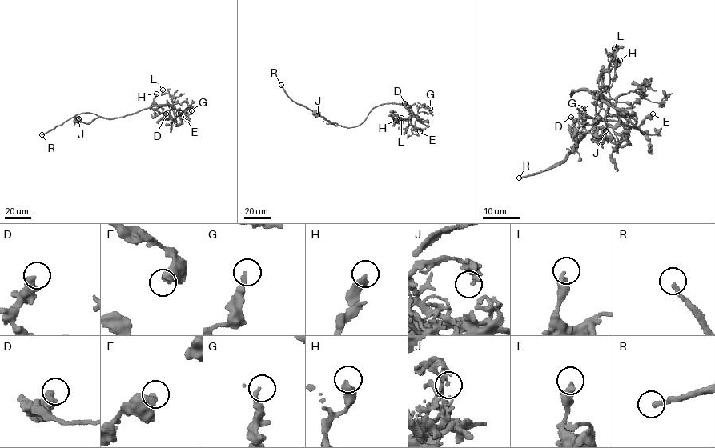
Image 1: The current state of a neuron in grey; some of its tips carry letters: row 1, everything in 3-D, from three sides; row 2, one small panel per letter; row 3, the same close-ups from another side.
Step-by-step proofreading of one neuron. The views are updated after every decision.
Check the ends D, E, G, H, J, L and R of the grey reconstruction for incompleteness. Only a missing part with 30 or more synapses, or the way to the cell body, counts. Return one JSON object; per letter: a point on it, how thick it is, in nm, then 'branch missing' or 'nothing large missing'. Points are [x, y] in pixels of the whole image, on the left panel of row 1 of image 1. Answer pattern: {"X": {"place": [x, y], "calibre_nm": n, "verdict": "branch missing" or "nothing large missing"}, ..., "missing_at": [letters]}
{"D": {"place": [166, 114], "calibre_nm": 460, "verdict": "nothing large missing"}, "E": {"place": [180, 113], "calibre_nm": 320, "verdict": "nothing large missing"}, "G": {"place": [191, 110], "calibre_nm": 240, "verdict": "nothing large missing"}, "H": {"place": [156, 94], "calibre_nm": 440, "verdict": "nothing large missing"}, "J": {"place": [78, 118], "calibre_nm": 220, "verdict": "nothing large missing"}, "L": {"place": [162, 90], "calibre_nm": 360, "verdict": "nothing large missing"}, "R": {"place": [42, 134], "calibre_nm": 240, "verdict": "branch missing"}, "missing_at": ["R"]}

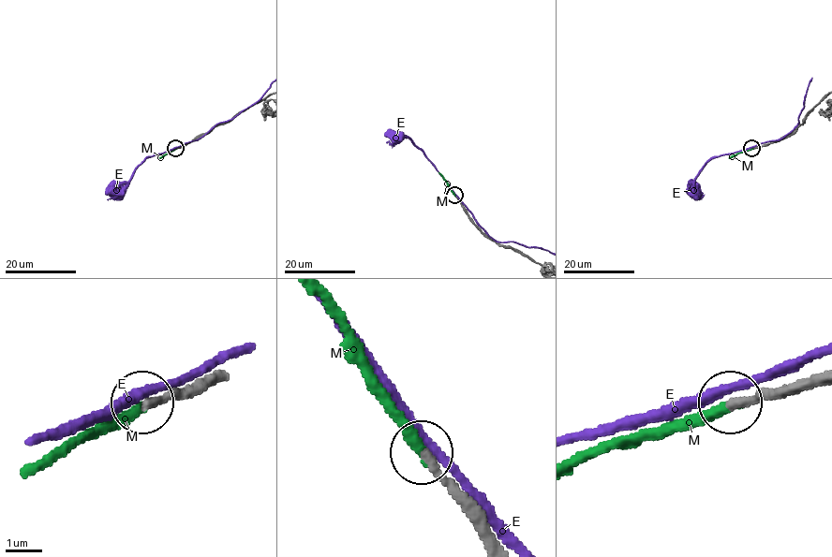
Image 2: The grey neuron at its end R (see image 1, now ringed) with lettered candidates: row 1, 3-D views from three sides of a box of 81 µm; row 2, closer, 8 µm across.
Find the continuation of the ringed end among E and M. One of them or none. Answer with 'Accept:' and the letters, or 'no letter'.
Accept: M

